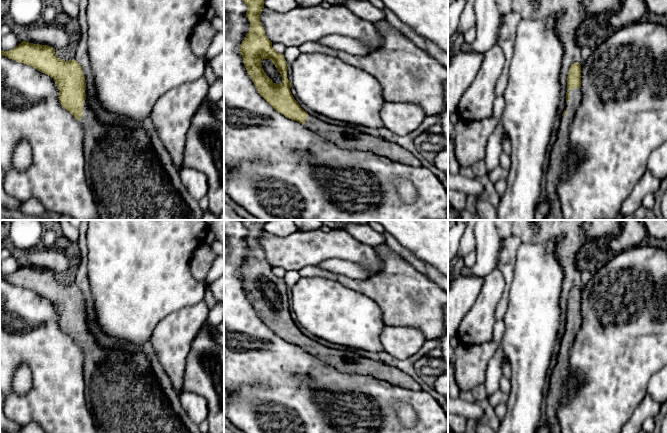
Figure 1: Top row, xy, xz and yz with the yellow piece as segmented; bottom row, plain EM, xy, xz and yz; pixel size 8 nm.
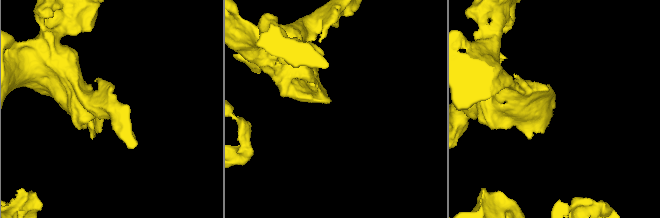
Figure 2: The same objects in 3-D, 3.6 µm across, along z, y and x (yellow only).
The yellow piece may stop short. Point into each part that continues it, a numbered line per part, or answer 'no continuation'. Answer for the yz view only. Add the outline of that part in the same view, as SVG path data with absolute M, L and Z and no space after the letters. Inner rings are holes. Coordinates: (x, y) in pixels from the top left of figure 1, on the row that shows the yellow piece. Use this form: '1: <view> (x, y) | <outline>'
1: yz (561, 150) | M581 88L568 90L569 101L566 102L567 113L561 117L556 140L548 154L548 169L546 173L546 201L550 210L545 220L564 220L557 194L557 186L561 175L567 170L567 160L571 156L572 148L569 140L569 127L573 121L576 110L582 100Z

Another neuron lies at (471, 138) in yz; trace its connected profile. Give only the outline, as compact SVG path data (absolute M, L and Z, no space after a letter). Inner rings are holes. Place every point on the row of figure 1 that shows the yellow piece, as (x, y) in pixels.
M494 115L478 121L460 119L455 124L455 158L460 167L471 167L485 159L486 145L498 124Z

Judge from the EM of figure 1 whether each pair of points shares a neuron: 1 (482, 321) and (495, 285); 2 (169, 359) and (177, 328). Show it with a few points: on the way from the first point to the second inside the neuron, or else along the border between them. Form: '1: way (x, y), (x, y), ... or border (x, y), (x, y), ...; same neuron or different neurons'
1: way (483, 312), (490, 294); same neuron
2: way (171, 351), (171, 339), (173, 336); same neuron

